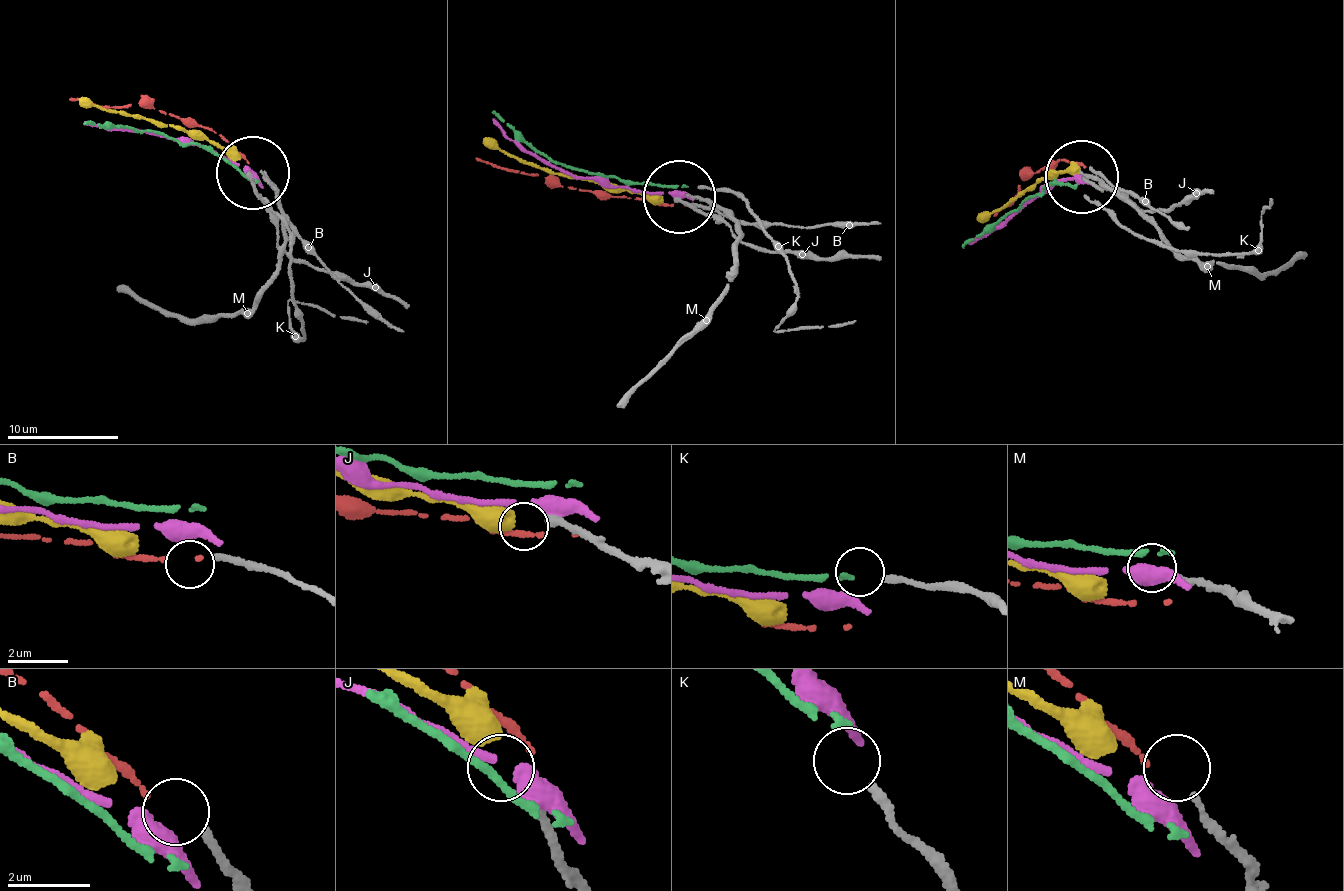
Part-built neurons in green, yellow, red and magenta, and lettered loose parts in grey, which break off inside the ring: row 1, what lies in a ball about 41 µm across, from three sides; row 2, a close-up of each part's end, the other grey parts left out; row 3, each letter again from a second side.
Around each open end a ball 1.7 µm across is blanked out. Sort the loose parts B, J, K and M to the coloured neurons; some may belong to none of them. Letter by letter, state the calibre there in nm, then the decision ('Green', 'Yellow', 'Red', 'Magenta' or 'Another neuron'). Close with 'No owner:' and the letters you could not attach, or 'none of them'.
B: Thickness 200 nm. Another neuron
J: Thickness 280 nm. Yellow
K: Thickness 220 nm. Another neuron
M: Thickness 160 nm. Another neuron
No owner: B, K, M

